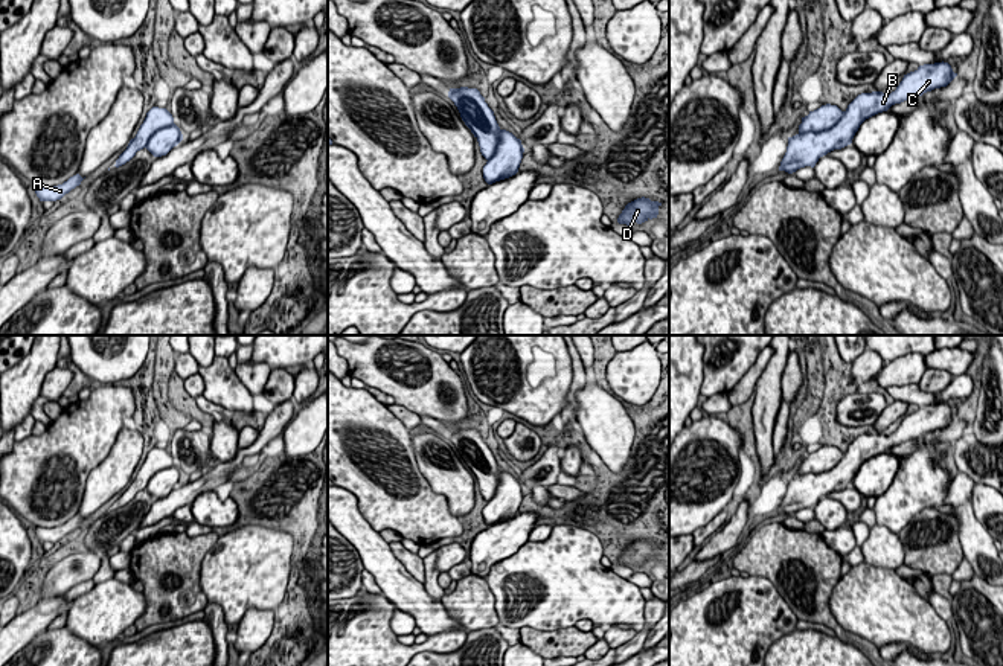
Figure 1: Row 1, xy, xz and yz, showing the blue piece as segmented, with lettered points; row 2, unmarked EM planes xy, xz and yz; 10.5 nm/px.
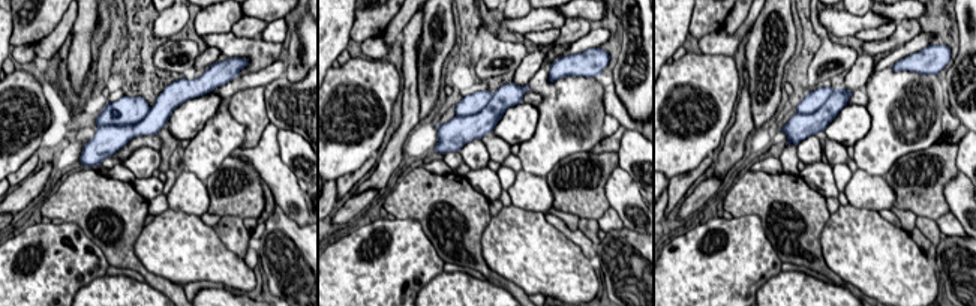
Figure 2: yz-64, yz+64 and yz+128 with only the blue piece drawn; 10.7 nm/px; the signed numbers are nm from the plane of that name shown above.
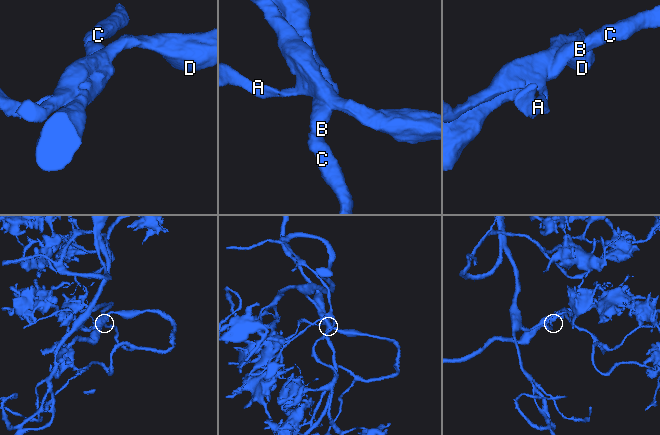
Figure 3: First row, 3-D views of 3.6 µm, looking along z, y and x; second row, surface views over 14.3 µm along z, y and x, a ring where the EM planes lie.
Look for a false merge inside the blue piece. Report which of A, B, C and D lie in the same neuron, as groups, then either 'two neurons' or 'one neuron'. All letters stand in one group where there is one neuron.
A D / B C | two neurons

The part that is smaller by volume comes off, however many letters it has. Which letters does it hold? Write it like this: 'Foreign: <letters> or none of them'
Foreign: B, C

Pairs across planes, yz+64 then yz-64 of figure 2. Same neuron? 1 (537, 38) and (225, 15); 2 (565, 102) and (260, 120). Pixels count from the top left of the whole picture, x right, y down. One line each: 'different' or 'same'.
1: different
2: different

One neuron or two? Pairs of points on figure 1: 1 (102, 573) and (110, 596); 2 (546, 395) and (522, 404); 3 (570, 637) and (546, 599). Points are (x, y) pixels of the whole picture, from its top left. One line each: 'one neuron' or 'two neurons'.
1: two neurons
2: one neuron
3: two neurons

